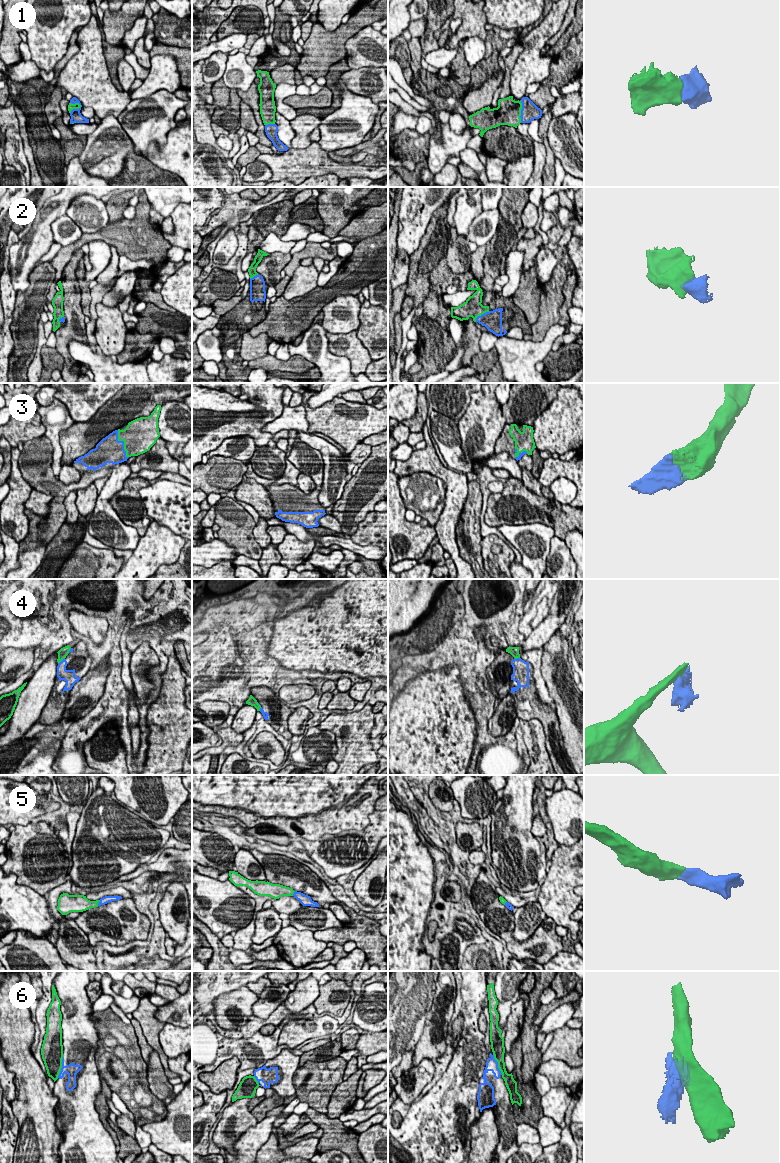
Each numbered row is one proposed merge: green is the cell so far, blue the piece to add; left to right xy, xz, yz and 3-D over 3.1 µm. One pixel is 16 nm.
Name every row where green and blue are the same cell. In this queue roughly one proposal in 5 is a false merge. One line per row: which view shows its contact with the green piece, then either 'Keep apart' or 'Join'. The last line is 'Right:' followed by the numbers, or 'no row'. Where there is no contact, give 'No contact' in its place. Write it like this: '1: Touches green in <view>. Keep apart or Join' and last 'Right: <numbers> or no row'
1: Touches green in xy. Join
2: Touches green in yz. Join
3: Touches green in xy. Join
4: Touches green in xy. Keep apart
5: Touches green in xy. Join
6: Touches green in xy. Keep apart
Right: 1, 2, 3, 5

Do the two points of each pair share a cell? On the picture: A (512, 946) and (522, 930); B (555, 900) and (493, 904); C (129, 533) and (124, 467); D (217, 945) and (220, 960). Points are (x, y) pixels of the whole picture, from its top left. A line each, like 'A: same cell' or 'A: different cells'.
A: different cells
B: different cells
C: same cell
D: same cell

